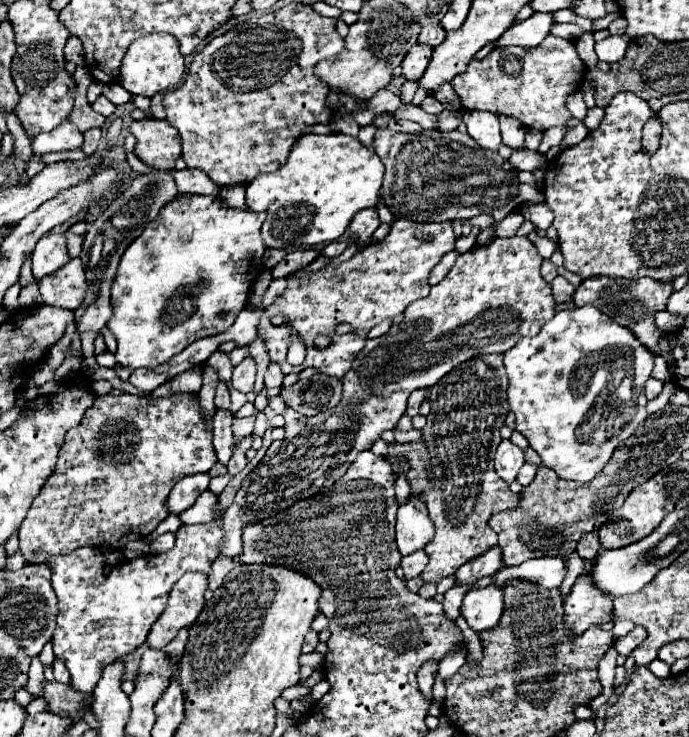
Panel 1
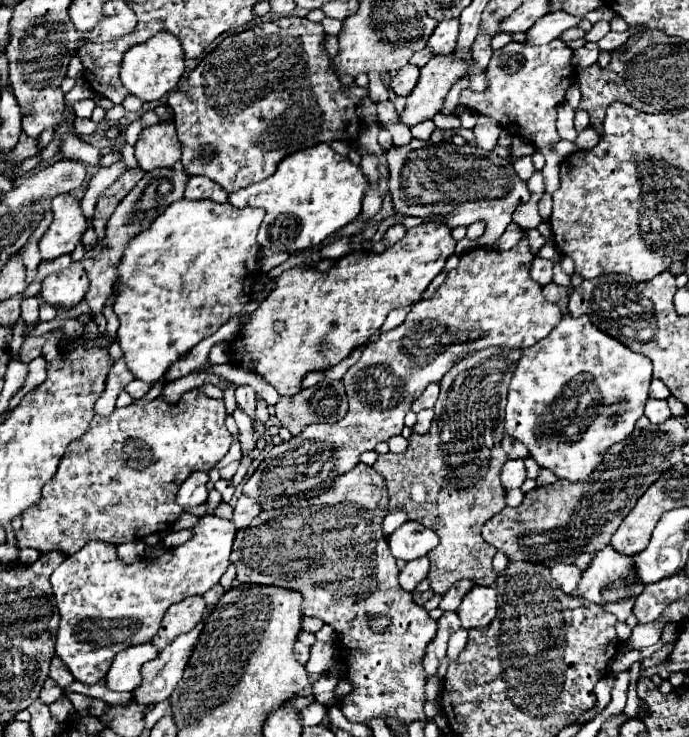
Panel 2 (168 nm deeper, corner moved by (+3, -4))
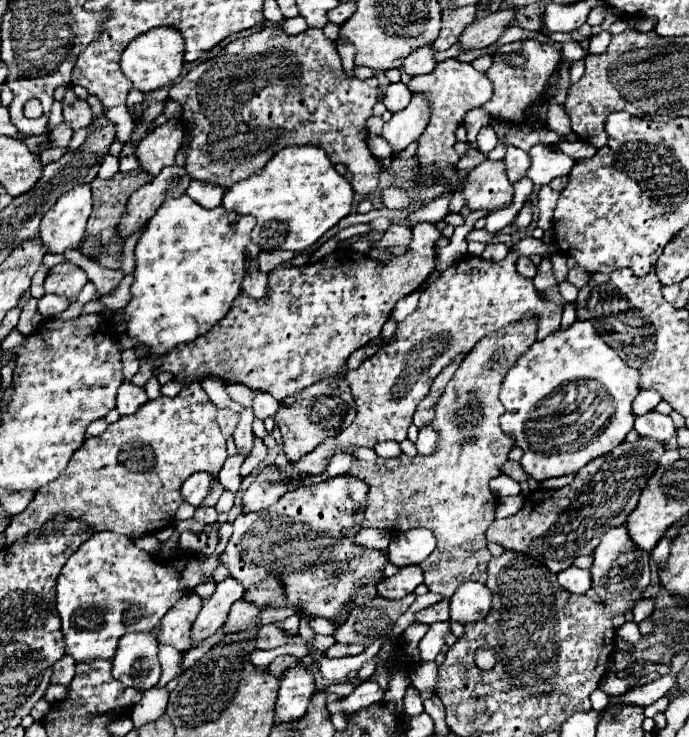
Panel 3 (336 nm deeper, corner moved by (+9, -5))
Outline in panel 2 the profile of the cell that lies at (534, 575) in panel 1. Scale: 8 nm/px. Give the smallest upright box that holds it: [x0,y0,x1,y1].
[550,565,582,593]

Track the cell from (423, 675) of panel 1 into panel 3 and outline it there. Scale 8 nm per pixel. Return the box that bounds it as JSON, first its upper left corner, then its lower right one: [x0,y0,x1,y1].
[418,622,450,660]

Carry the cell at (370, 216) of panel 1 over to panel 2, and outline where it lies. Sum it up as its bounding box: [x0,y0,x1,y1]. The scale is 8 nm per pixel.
[168,17,382,219]

